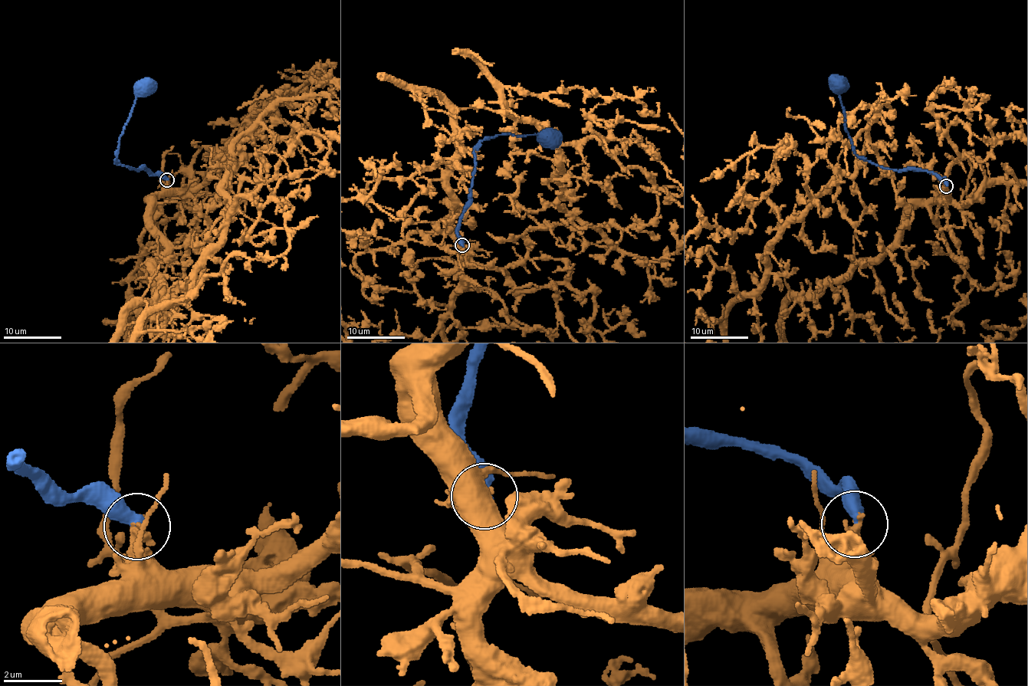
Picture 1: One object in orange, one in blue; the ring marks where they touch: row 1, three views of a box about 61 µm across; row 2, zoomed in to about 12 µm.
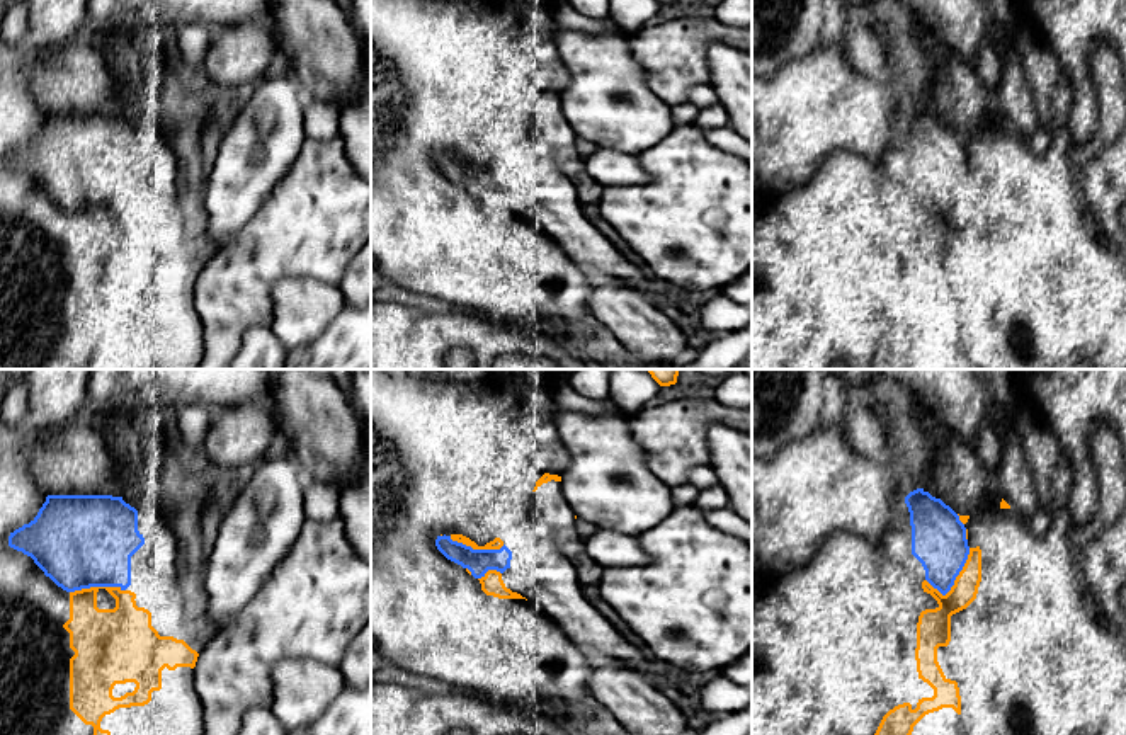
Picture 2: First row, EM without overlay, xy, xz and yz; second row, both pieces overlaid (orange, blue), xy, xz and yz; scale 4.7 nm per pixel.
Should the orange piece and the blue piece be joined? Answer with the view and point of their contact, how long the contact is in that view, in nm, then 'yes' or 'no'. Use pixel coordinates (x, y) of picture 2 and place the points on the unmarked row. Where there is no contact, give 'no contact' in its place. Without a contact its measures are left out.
meets orange in yz at (960, 191); contact 260 nm long; no

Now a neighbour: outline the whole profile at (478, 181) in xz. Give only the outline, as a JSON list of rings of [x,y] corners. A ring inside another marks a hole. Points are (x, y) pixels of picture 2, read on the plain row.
[[[437,155],[437,168],[451,180],[468,187],[475,197],[488,189],[502,192],[507,208],[520,213],[592,277],[609,277],[616,282],[648,291],[645,269],[628,262],[609,238],[592,225],[578,199],[578,189],[560,170],[541,165],[531,170],[473,168],[451,155]]]

